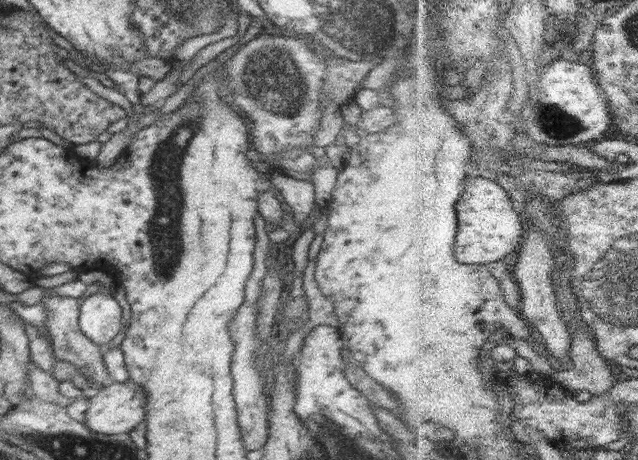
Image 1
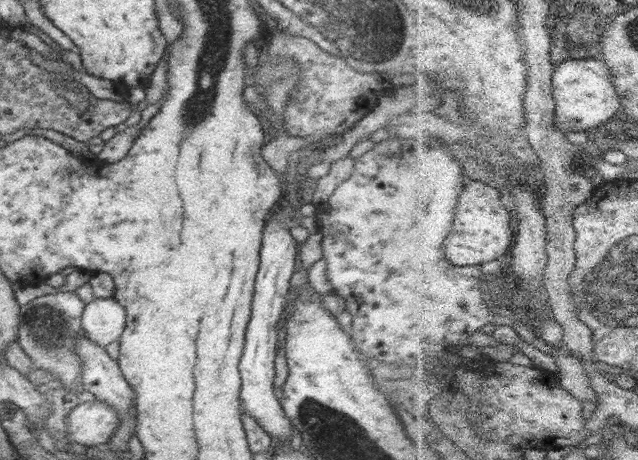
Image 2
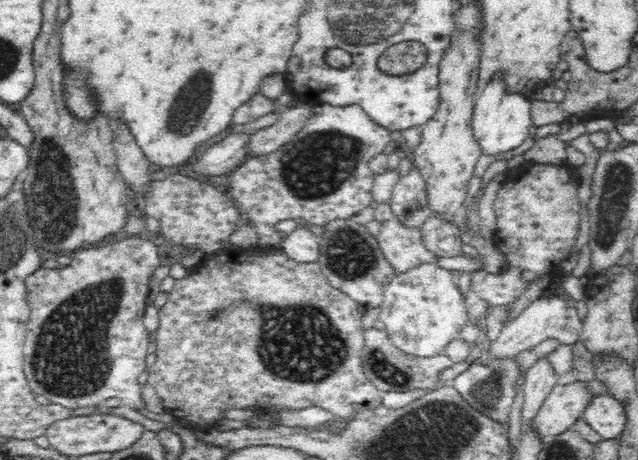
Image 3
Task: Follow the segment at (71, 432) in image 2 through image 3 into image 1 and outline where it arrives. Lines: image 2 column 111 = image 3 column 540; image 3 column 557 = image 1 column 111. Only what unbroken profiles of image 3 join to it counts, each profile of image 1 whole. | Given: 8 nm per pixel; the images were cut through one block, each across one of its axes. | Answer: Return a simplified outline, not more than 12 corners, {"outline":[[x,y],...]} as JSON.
{"outline":[[127,380],[89,396],[84,424],[129,434],[146,418],[146,392]]}

